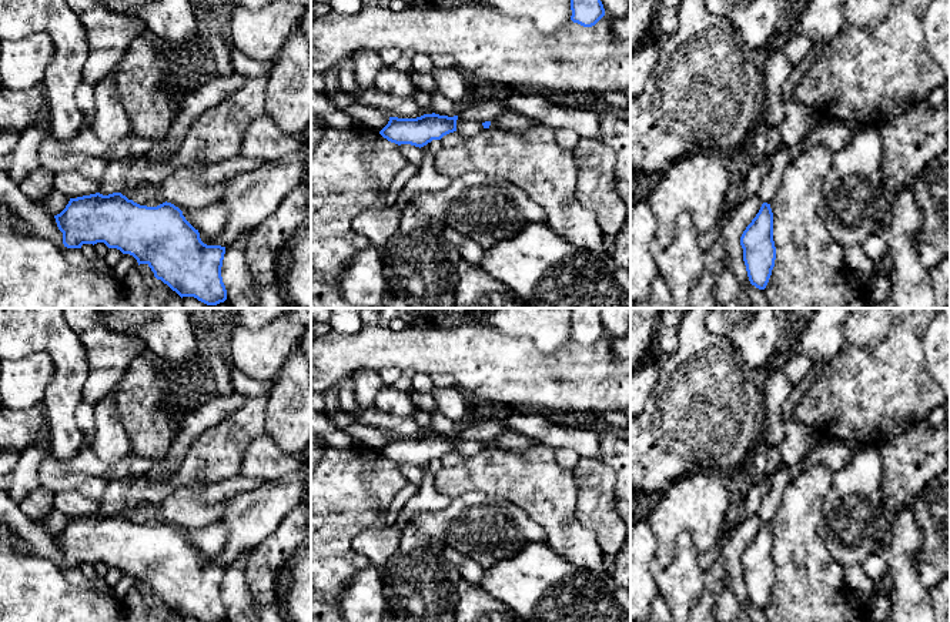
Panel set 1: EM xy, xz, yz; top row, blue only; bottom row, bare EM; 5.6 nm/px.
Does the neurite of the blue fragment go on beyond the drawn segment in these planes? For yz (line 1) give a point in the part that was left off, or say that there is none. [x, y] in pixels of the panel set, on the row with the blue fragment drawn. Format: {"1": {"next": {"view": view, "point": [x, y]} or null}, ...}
{"1": {"next": null}}

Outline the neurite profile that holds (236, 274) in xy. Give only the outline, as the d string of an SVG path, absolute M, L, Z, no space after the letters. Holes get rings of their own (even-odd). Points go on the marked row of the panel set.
M244 233L234 244L225 247L221 267L227 302L233 308L257 308L258 297L252 290L252 278L245 261L245 247L250 233Z

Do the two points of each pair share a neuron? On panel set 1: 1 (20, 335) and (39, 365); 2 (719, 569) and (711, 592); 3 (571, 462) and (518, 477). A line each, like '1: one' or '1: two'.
1: two
2: one
3: two

